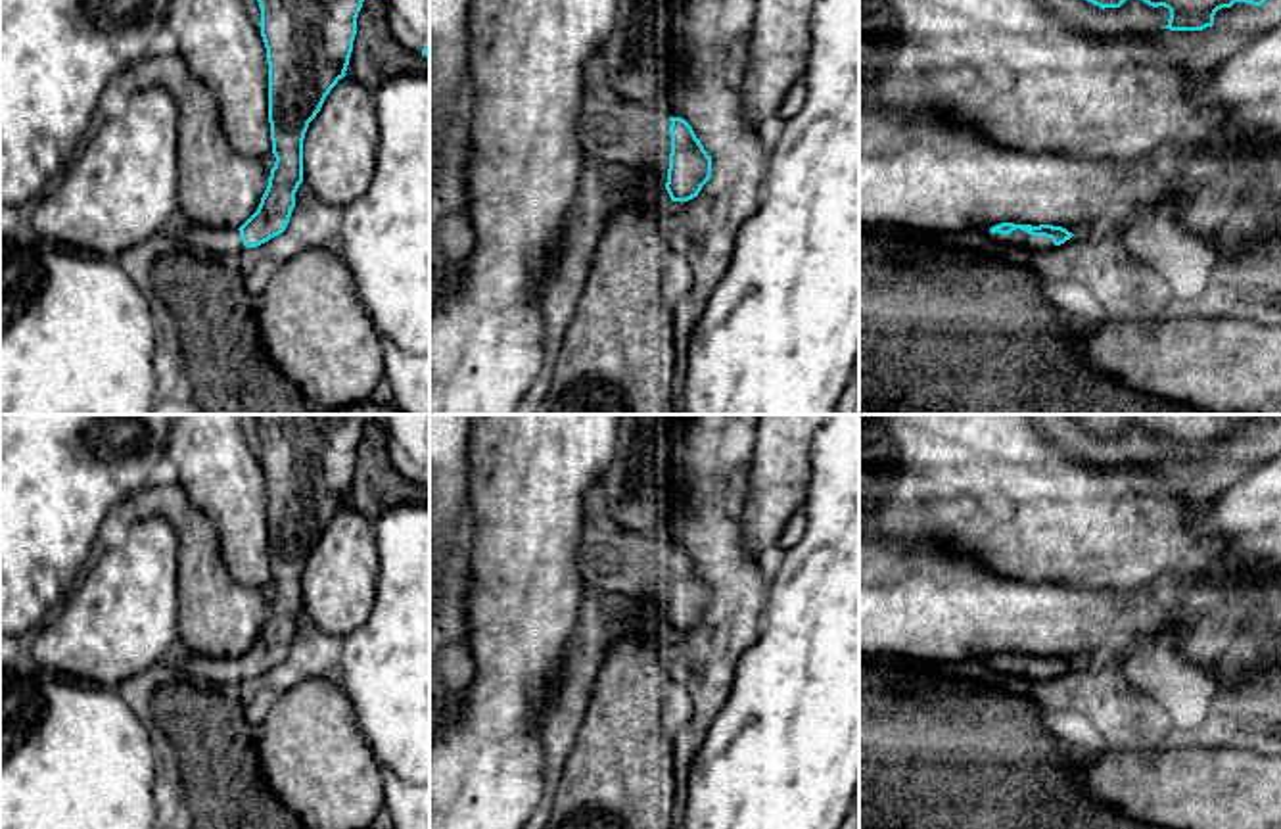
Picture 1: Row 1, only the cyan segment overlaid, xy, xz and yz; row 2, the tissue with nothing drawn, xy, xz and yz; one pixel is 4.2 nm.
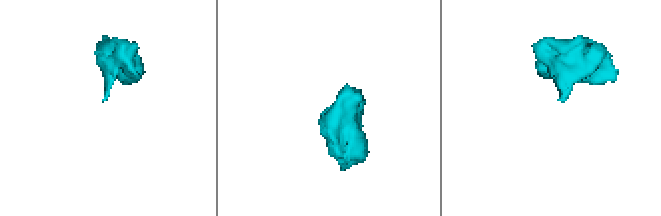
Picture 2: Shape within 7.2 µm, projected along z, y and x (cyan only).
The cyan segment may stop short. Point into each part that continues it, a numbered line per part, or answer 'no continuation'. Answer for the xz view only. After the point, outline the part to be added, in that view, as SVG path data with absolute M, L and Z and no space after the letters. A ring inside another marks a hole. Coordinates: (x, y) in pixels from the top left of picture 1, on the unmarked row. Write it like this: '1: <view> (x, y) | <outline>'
1: xz (614, 561) | M600 484L585 493L577 566L589 587L667 612L671 566L667 541L621 530L606 510Z

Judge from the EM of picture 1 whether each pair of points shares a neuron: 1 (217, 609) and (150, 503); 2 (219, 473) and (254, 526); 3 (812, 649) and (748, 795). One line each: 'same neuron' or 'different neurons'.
1: same neuron
2: same neuron
3: same neuron

